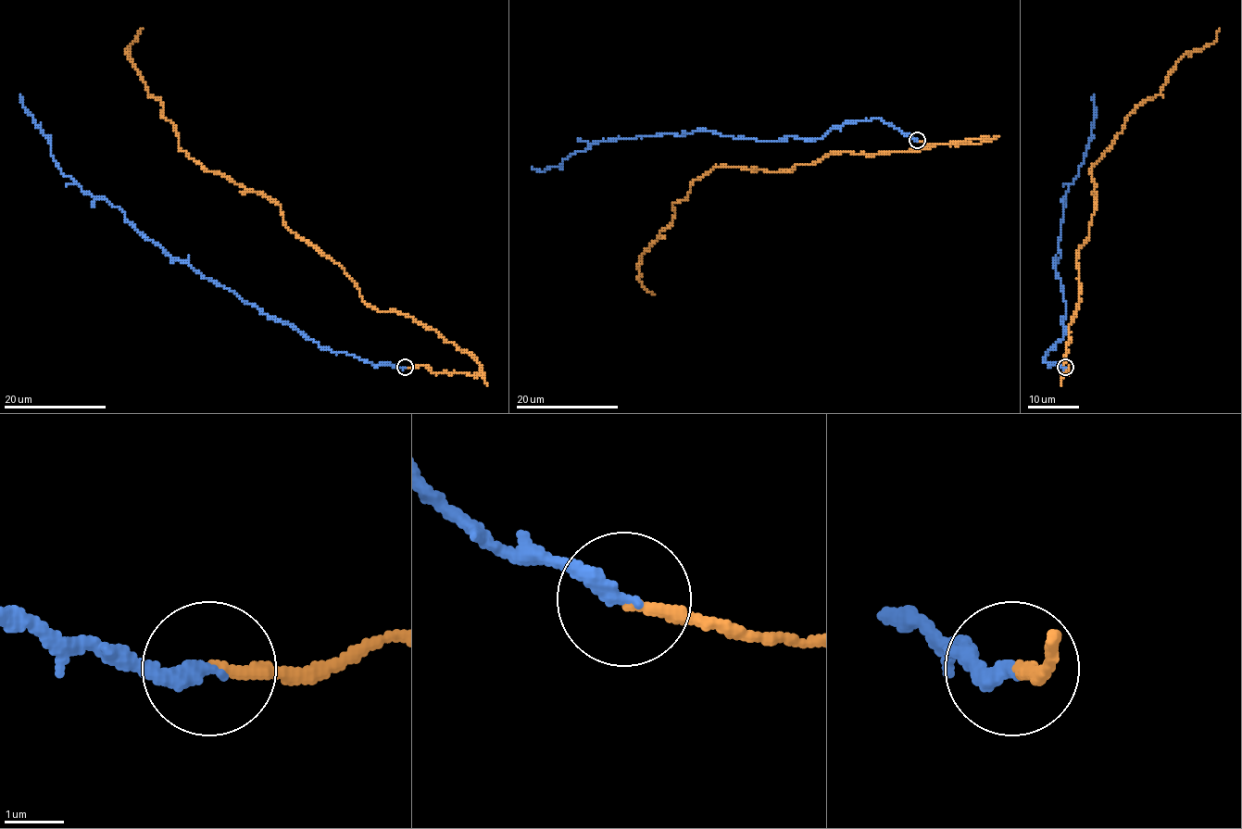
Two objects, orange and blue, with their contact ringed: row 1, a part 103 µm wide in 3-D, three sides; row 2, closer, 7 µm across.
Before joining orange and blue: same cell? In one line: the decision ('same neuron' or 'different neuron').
same neuron

